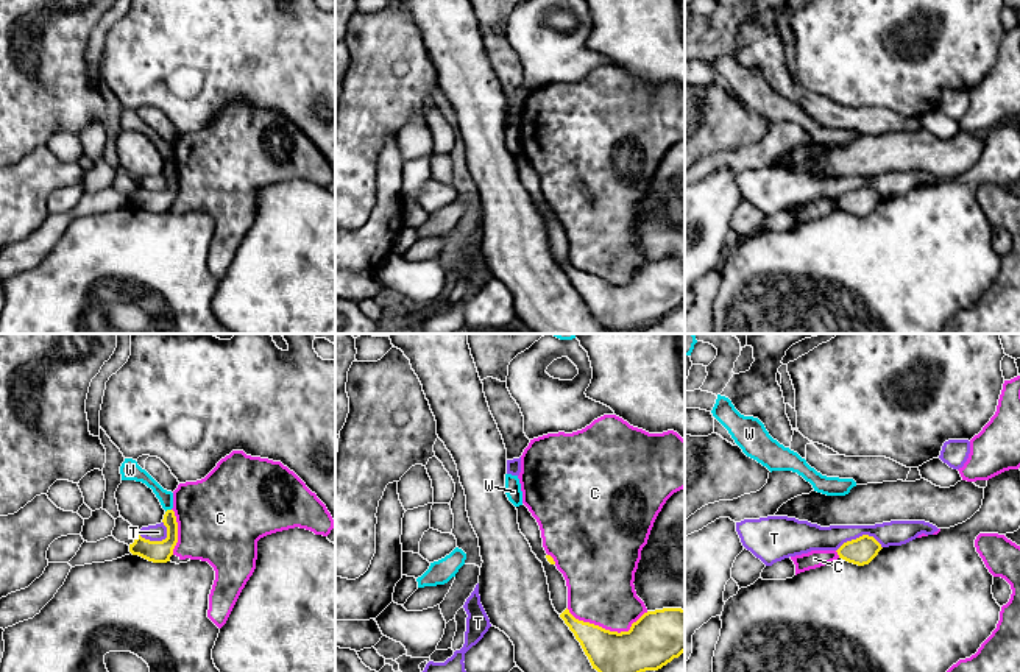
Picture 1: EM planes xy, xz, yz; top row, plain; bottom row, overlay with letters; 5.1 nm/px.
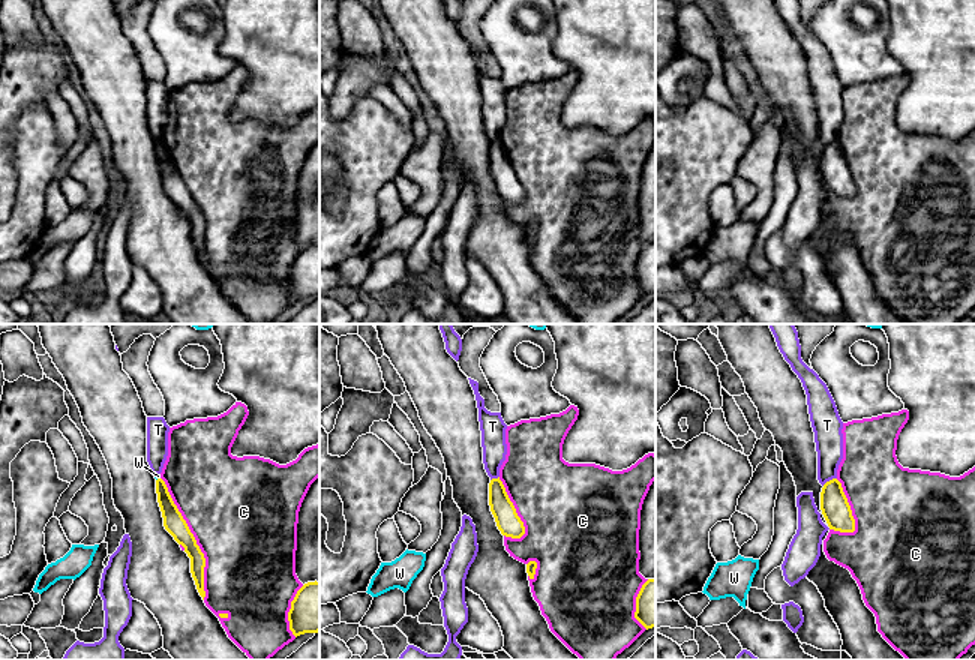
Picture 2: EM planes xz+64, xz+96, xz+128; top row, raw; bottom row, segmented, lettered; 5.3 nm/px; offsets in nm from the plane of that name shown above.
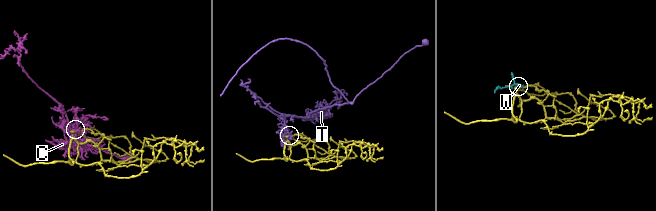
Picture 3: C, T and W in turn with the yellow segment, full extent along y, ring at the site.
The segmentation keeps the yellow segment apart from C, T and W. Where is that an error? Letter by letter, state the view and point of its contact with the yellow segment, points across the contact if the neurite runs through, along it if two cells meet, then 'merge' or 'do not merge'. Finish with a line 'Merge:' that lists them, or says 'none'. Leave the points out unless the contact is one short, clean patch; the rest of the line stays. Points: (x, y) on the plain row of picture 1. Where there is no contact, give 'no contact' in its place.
C: xz (609, 281) | do not merge
T: yz (860, 187) | do not merge
W: xy (167, 161) | along xy (170, 159), (166, 162) | do not merge
Merge: none

